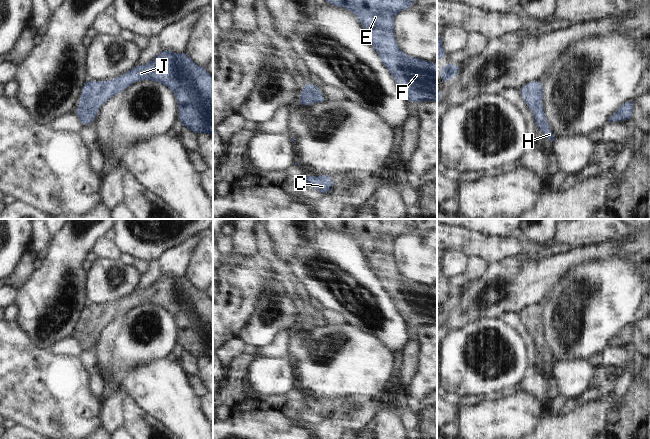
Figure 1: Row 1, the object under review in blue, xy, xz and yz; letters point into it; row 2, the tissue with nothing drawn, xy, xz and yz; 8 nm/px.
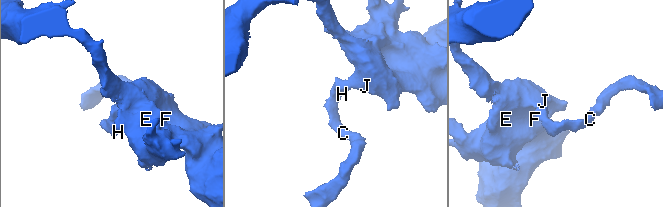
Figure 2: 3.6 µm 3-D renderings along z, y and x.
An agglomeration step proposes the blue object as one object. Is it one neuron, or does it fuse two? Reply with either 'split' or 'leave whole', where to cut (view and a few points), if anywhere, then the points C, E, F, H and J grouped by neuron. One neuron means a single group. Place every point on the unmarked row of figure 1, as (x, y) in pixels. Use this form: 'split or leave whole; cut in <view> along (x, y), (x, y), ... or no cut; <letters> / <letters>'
leave whole; no cut; C E F H J

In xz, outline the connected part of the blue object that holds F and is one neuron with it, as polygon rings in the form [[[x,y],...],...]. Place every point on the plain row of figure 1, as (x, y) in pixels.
[[[323,219],[323,221],[326,227],[351,235],[359,244],[380,284],[393,299],[404,323],[409,326],[437,325],[437,287],[407,279],[399,272],[394,260],[394,240],[413,230],[415,224],[412,219]]]

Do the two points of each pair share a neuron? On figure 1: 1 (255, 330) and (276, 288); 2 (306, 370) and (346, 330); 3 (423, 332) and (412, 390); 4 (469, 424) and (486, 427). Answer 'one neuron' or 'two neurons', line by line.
1: one neuron
2: one neuron
3: one neuron
4: one neuron

